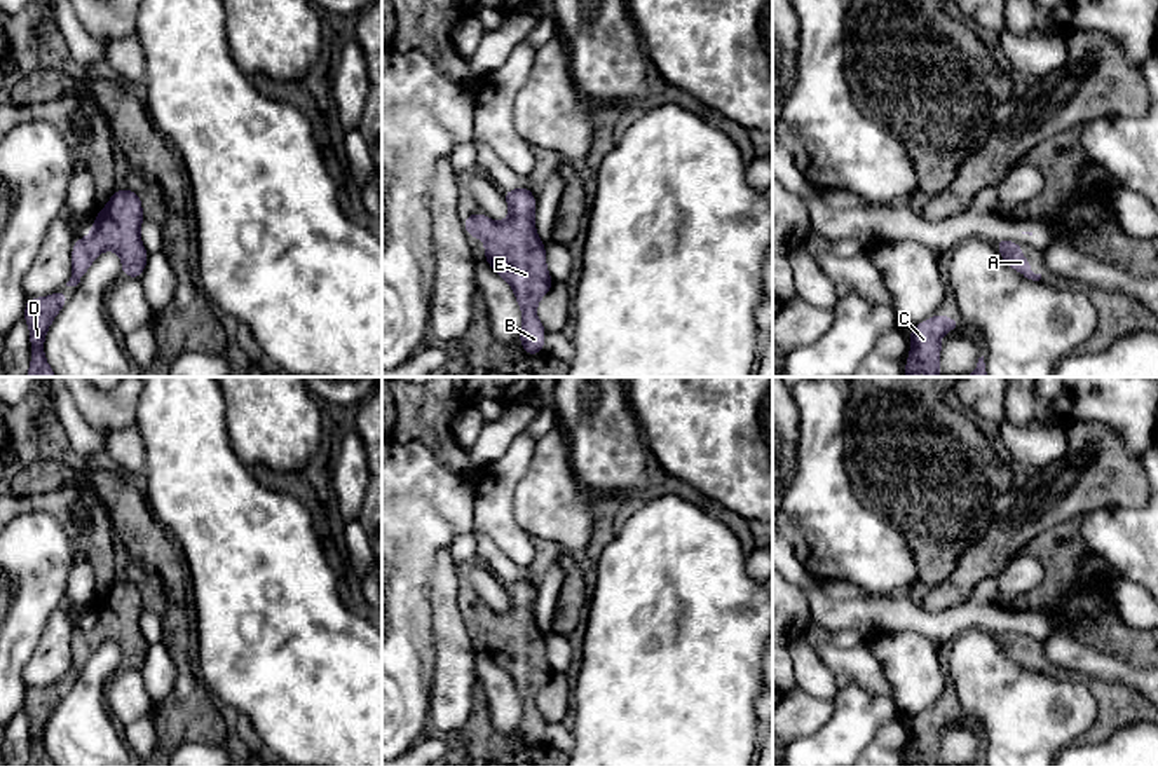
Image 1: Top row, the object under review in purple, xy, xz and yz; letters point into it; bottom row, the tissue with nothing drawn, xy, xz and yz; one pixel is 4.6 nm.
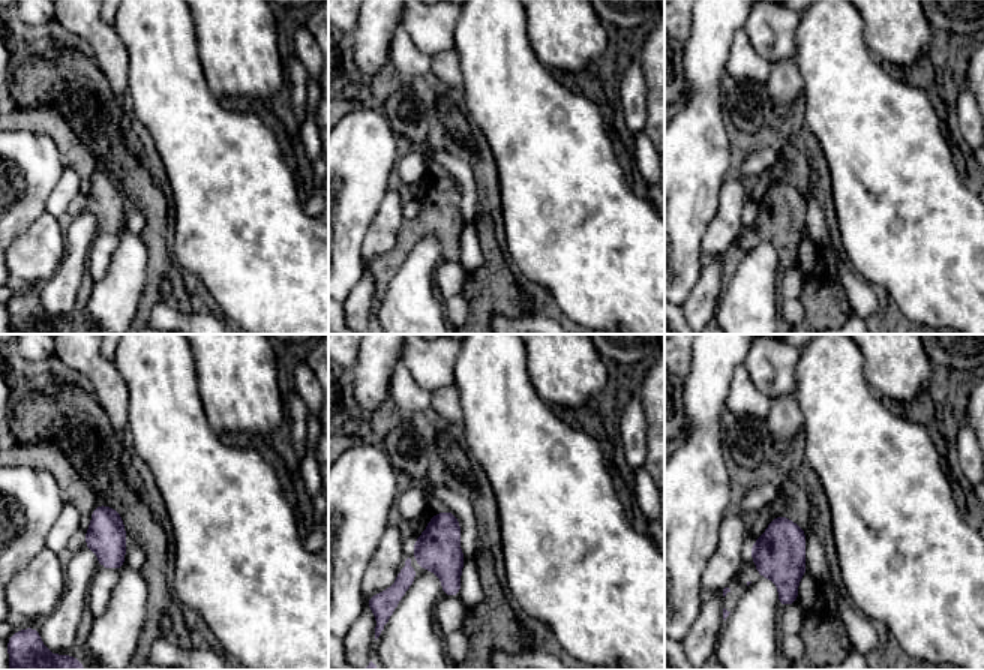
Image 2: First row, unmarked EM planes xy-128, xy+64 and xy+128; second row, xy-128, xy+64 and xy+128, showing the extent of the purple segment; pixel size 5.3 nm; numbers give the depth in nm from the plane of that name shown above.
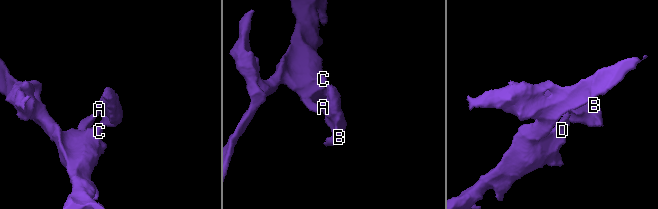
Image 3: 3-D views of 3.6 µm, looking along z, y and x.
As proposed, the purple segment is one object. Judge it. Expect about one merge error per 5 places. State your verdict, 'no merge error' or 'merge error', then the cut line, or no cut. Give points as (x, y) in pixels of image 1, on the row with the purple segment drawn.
no merge error; no cut

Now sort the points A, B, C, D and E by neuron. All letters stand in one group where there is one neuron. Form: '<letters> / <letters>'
A B C D E

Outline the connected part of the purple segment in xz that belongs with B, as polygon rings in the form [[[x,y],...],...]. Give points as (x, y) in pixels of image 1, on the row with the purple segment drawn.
[[[527,185],[502,192],[509,216],[499,223],[480,211],[464,218],[464,230],[476,241],[485,241],[483,258],[504,277],[523,314],[520,330],[521,349],[537,356],[542,352],[546,328],[539,321],[537,302],[555,284],[546,267],[546,244],[535,232],[535,195]]]

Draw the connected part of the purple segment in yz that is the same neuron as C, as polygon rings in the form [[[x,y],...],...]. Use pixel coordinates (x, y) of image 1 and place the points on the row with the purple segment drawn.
[[[937,314],[910,328],[910,356],[907,358],[903,377],[914,377],[919,370],[926,370],[930,377],[942,377],[940,337],[957,328],[961,328],[961,321],[945,314]]]

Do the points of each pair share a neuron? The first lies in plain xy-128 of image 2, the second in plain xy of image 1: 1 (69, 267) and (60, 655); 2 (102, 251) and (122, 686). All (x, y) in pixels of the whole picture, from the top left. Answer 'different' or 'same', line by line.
1: different
2: same

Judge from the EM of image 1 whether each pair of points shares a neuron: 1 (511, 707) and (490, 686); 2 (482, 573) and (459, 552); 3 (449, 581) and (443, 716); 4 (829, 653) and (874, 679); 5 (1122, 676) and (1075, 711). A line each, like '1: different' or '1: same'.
1: same
2: different
3: same
4: same
5: different

